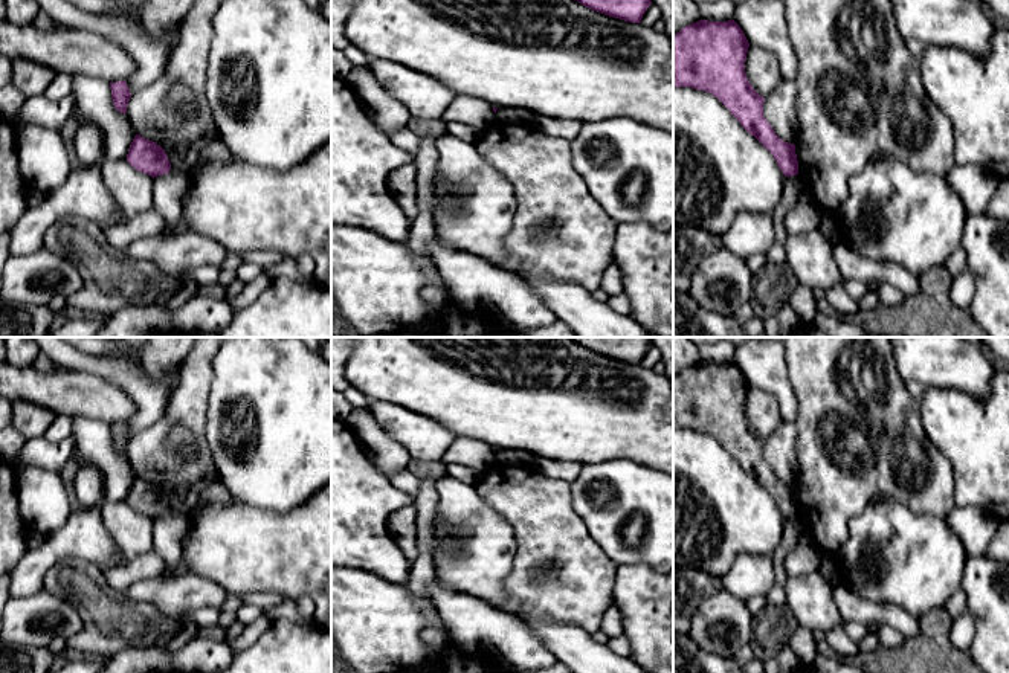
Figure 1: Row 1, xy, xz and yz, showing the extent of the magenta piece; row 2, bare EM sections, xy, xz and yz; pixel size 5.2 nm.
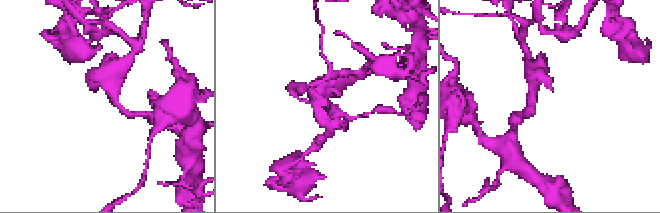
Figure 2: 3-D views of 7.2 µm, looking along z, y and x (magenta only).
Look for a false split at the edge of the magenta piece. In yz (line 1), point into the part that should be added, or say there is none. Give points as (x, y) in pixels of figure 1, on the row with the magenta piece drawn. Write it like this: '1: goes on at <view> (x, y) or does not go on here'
1: does not go on here

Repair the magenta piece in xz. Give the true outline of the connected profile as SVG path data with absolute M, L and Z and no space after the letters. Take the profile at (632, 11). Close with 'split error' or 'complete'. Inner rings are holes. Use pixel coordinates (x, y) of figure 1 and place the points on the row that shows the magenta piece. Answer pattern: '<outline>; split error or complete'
M577 0L577 2L592 11L630 23L641 23L644 12L652 5L650 0Z; complete

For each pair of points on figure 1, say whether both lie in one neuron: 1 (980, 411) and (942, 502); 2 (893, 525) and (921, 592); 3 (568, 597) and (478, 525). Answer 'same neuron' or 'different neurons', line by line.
1: different neurons
2: same neuron
3: different neurons

